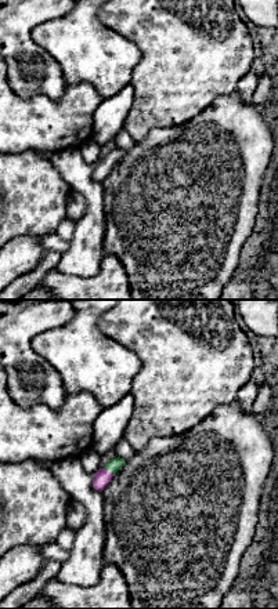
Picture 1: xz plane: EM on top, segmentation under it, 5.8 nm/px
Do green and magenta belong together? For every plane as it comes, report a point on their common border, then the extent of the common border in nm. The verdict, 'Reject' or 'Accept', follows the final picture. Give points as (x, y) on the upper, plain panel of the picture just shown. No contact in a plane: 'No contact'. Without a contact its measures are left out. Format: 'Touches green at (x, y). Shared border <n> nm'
Touches green at (108, 160). Shared border 80 nm

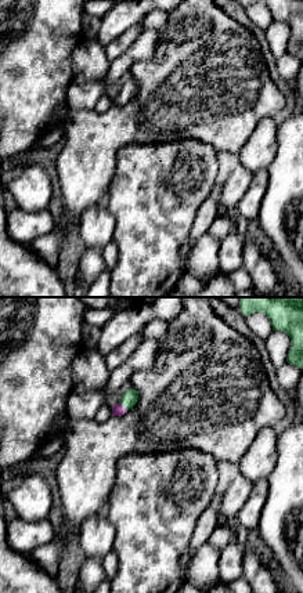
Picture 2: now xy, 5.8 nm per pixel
Touches green at (122, 96). Shared border 70 nm

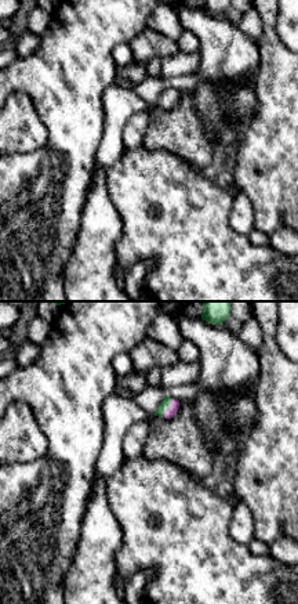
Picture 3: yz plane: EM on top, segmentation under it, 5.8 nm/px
Touches green at (169, 97). Shared border 130 nm

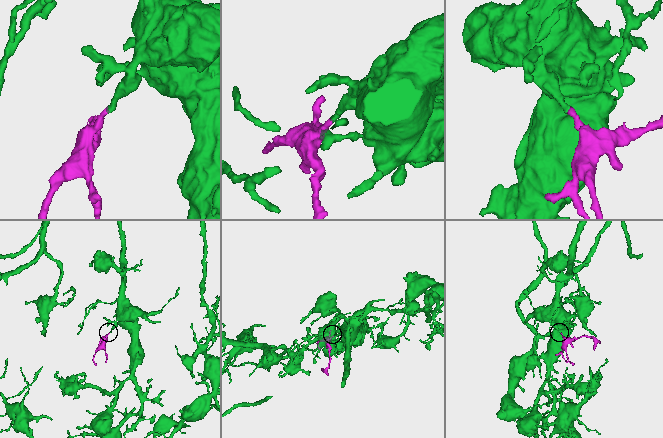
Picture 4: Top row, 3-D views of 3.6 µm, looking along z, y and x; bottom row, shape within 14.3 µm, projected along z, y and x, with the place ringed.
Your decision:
Accept

